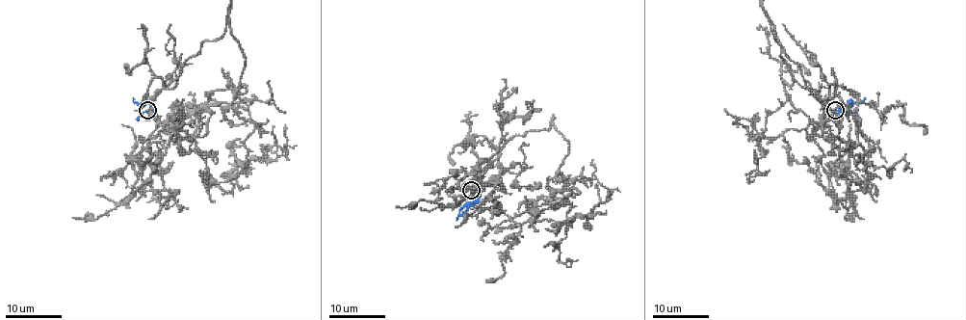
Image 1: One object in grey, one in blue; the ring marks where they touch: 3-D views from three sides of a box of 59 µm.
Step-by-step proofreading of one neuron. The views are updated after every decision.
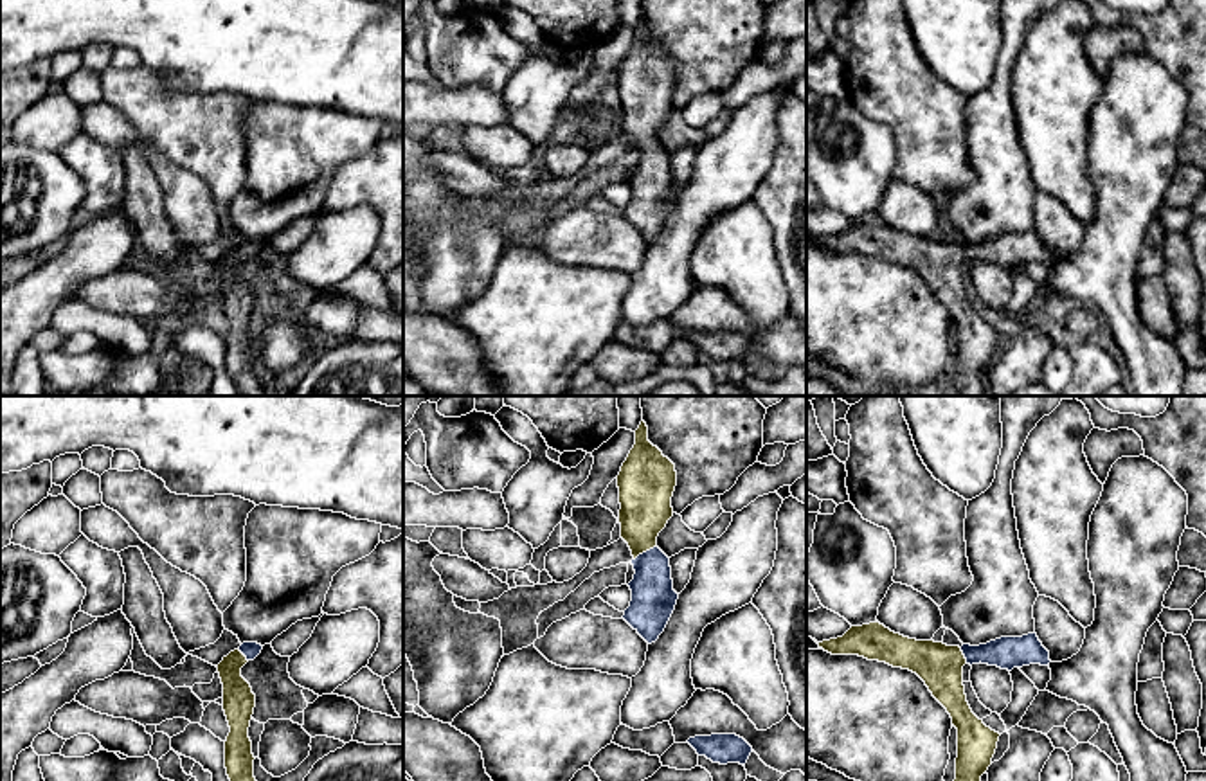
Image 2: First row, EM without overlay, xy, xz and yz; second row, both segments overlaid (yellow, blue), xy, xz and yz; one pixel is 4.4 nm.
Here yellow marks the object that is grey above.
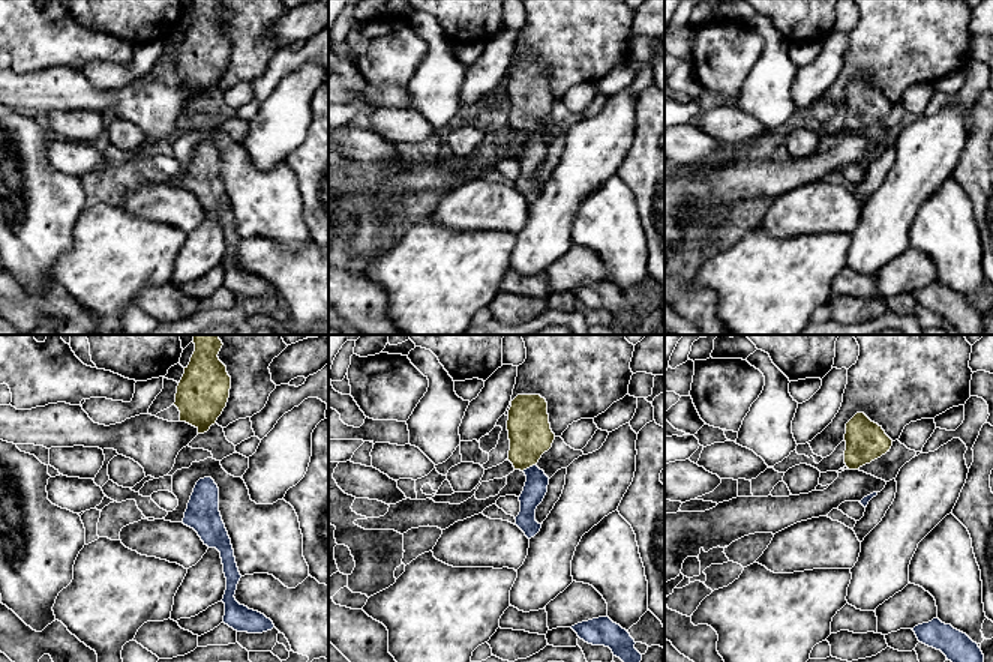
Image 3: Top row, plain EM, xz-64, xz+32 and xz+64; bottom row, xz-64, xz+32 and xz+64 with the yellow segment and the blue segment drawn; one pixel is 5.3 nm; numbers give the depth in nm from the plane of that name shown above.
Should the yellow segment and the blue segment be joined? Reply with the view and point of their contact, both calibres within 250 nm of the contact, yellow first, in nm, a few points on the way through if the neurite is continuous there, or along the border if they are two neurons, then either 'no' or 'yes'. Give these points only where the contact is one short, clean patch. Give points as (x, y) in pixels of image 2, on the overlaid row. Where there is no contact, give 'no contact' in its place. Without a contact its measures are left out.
meets yellow in xz at (645, 551); 240 nm thick on the yellow side, 200 nm on the other; runs through xz (645, 495), (645, 551), (652, 565), (654, 600); yes

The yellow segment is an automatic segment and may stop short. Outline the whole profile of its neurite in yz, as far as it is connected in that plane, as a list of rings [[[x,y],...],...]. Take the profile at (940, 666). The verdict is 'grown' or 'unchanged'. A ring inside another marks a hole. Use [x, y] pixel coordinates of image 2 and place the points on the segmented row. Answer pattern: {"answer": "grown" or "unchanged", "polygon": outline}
{"answer": "grown", "polygon": [[[880,623],[851,626],[842,637],[817,642],[832,655],[859,655],[916,673],[932,696],[947,709],[958,729],[958,758],[954,781],[981,781],[992,765],[999,732],[979,720],[965,695],[963,666],[988,664],[1012,671],[1030,664],[1049,666],[1049,651],[1037,633],[1001,637],[986,644],[947,646],[916,641],[891,632]]]}

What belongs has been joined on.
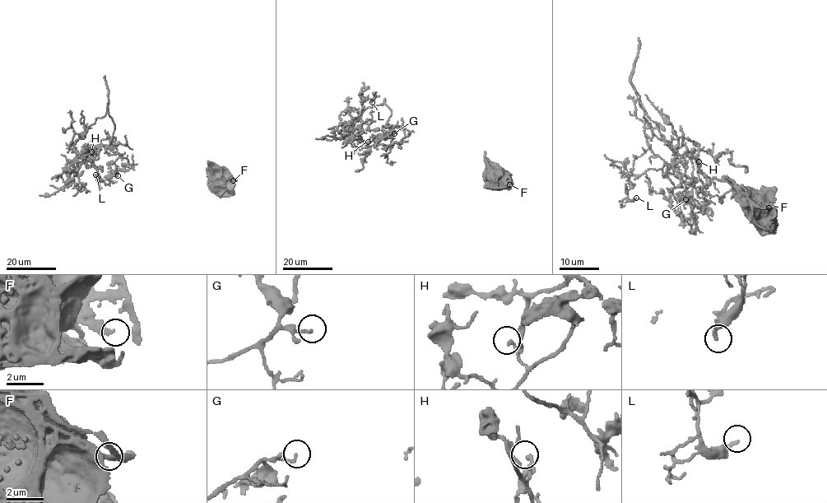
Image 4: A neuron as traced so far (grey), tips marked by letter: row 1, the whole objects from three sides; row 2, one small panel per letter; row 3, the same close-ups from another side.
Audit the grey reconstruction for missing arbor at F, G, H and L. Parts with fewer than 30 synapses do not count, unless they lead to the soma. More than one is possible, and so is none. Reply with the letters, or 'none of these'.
none of these

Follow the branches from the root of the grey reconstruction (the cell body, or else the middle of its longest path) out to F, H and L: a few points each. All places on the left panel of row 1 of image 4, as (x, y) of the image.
F: (216, 177), (233, 180)
H: (216, 177), (223, 175), (208, 162), (124, 164), (113, 174), (119, 154), (114, 145), (91, 151)
L: (216, 177), (208, 162), (124, 164), (113, 174), (107, 110), (74, 145), (95, 174)

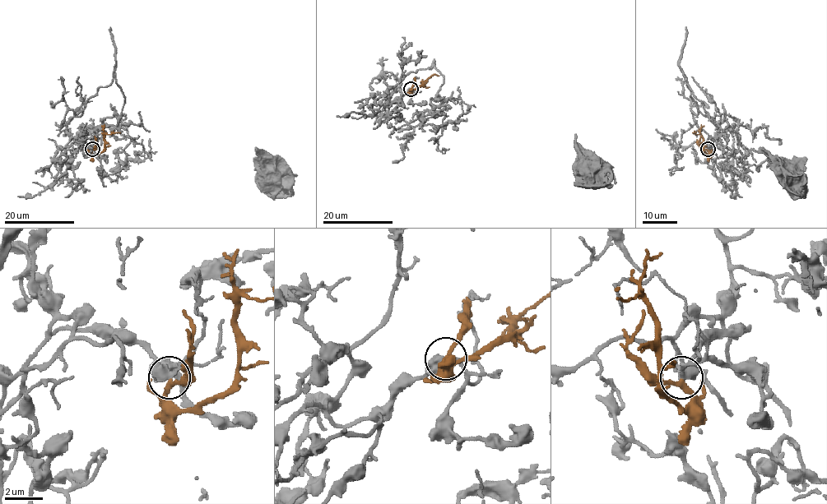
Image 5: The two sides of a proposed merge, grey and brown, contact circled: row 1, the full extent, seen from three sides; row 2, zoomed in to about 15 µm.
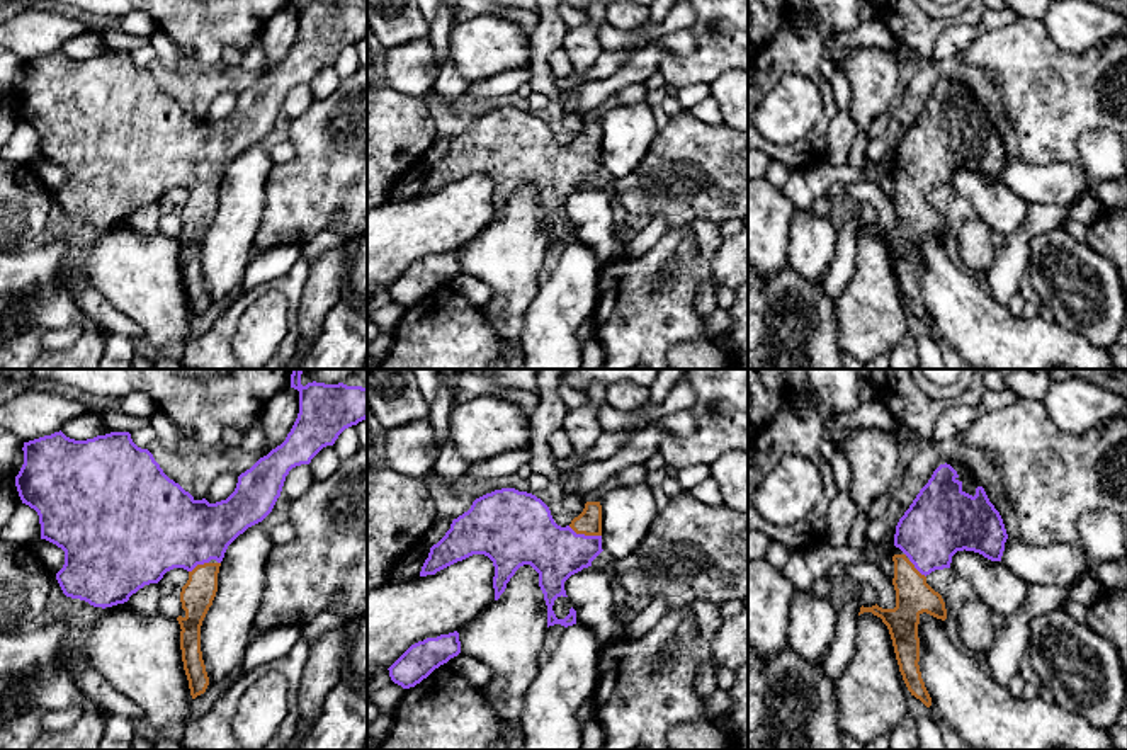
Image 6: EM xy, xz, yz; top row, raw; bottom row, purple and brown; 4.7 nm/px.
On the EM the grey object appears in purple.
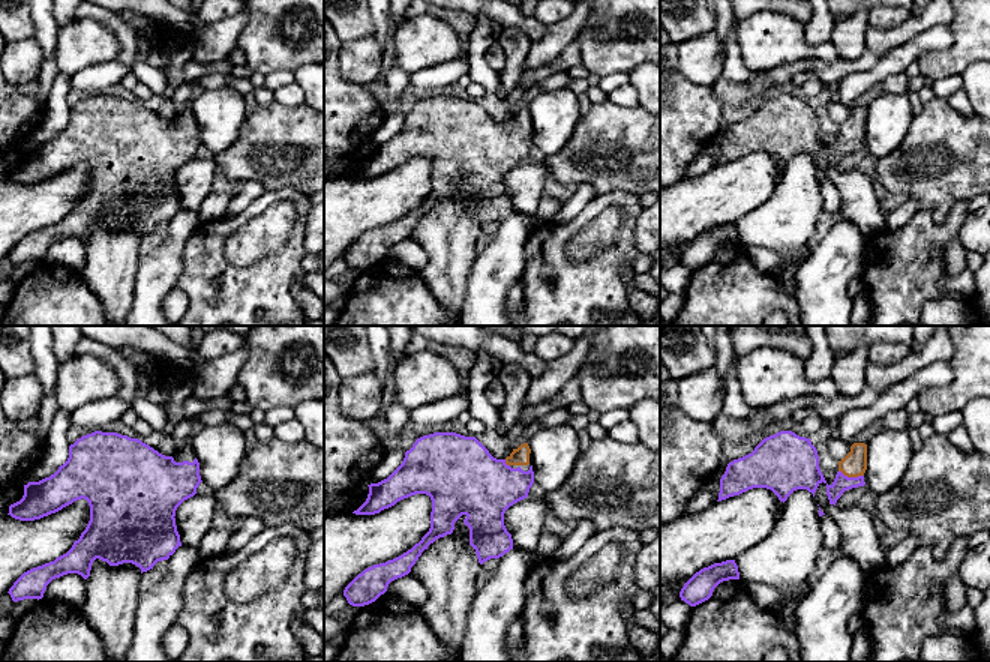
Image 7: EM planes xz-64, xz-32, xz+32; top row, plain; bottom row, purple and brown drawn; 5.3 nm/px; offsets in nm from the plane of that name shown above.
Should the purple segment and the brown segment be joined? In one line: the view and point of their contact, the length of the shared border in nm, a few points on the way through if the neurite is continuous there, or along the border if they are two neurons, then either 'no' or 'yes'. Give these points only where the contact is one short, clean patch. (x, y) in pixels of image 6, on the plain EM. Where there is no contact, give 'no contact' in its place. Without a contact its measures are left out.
meets purple in xz at (583, 153); contact 170 nm long; runs through xz (531, 155), (583, 153), (588, 142); yes

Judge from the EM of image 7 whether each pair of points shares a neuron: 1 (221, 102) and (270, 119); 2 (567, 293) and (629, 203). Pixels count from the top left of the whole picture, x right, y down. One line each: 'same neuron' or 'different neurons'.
1: different neurons
2: same neuron

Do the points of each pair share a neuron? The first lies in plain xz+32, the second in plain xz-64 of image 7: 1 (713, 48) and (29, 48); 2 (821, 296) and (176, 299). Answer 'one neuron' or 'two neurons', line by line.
1: one neuron
2: two neurons

